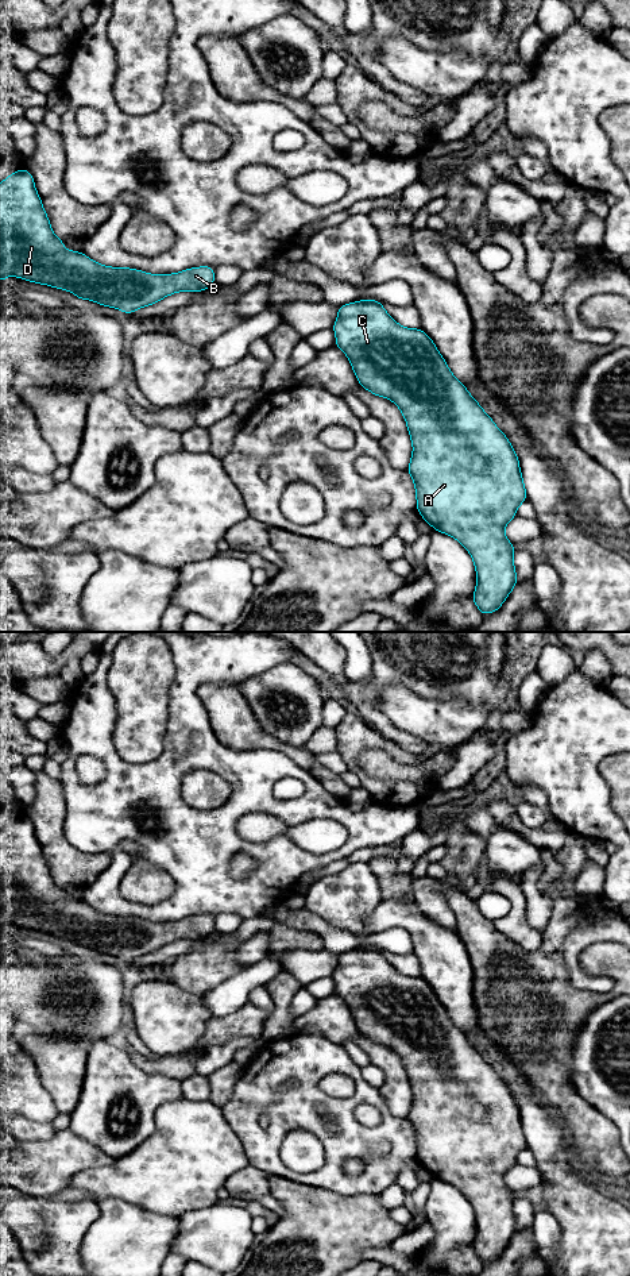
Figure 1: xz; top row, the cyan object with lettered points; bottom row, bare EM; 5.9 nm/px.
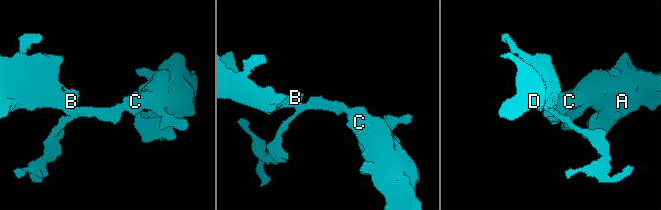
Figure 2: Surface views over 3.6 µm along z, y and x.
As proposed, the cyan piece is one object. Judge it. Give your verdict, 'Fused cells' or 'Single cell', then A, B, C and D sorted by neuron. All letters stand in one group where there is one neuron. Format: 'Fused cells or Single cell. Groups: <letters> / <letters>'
Single cell. Groups: A B C D

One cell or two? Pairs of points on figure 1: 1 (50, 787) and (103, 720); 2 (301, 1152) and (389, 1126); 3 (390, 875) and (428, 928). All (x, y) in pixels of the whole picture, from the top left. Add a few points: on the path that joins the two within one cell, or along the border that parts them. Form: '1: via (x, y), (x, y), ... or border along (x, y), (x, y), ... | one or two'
1: border along (60, 779), (64, 787), (66, 810) | two
2: border along (294, 1130), (321, 1142), (324, 1163), (316, 1171) | two
3: border along (413, 898), (391, 897), (383, 901) | two

